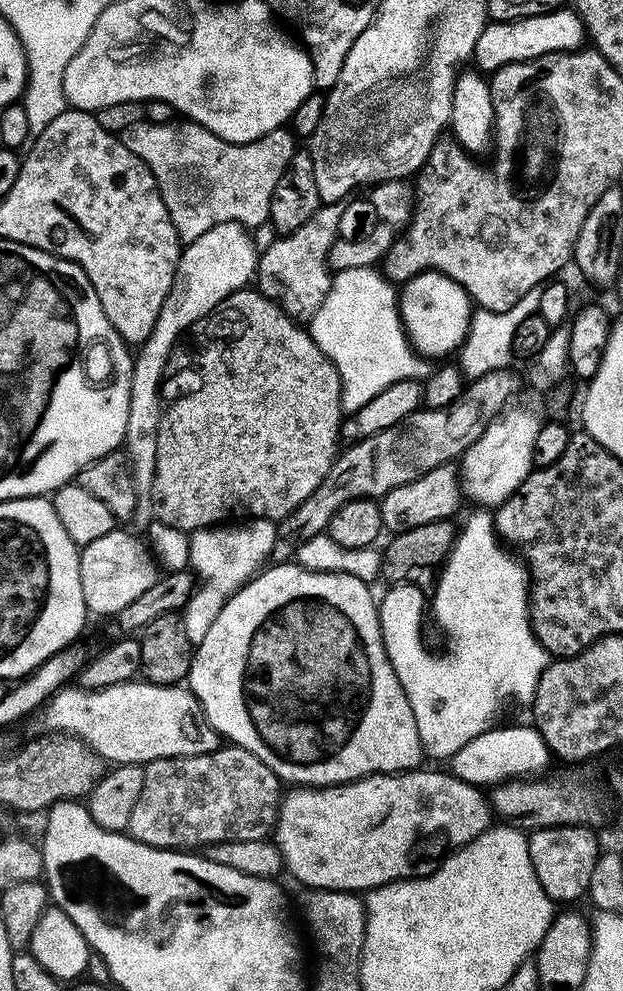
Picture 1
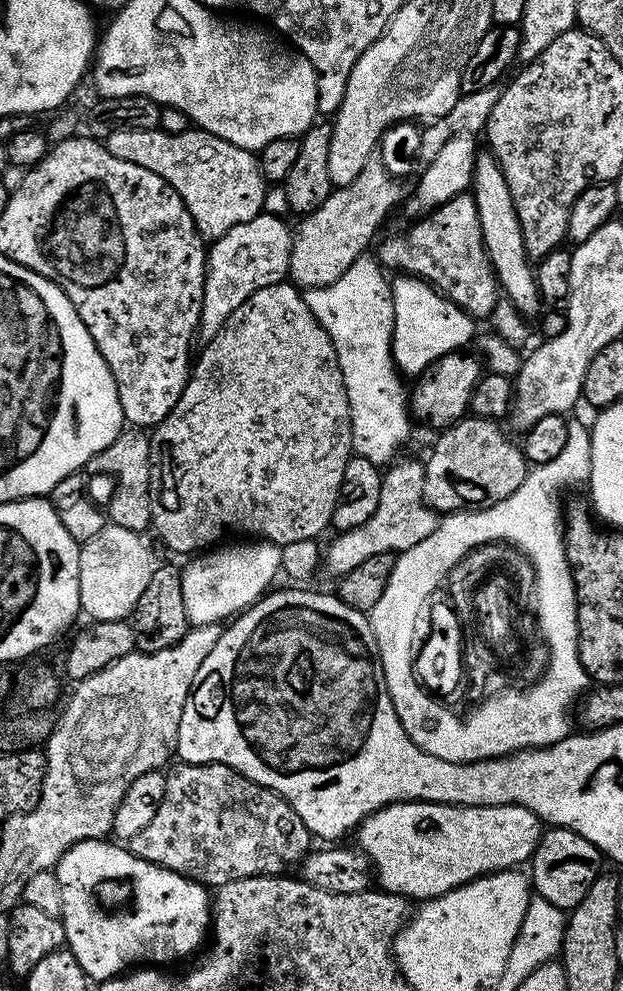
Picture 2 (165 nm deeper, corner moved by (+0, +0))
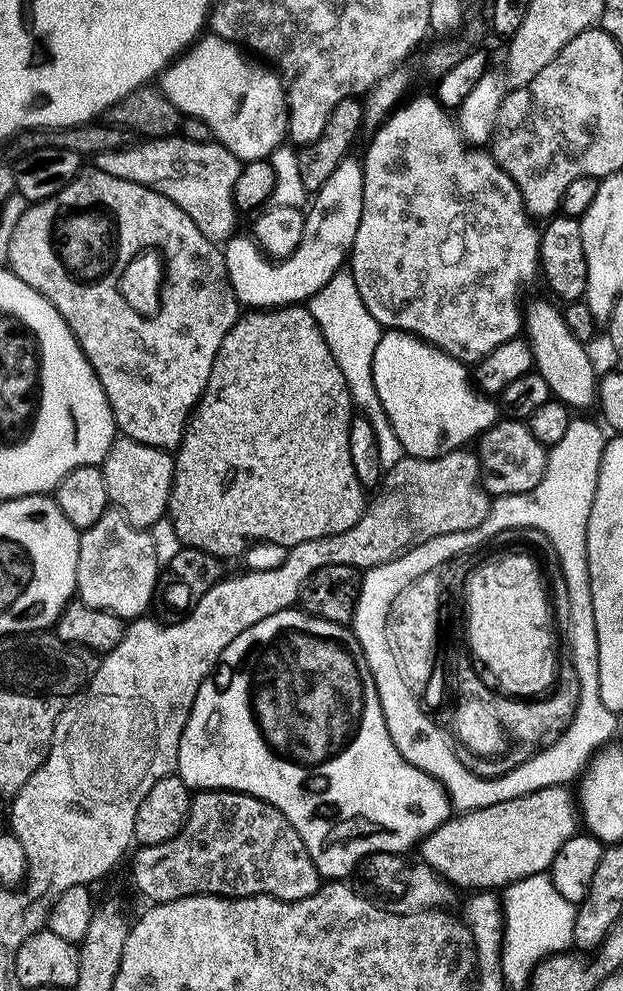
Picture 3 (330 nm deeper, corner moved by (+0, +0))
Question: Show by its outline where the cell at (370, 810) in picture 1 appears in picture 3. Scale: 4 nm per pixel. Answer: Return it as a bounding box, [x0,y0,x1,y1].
[419,786,578,890]

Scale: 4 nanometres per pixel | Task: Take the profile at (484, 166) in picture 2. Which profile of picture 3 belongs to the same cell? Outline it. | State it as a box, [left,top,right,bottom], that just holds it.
[522,299,598,409]

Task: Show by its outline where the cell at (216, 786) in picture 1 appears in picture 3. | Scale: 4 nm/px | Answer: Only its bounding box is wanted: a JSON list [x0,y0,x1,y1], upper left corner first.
[131,791,322,904]

